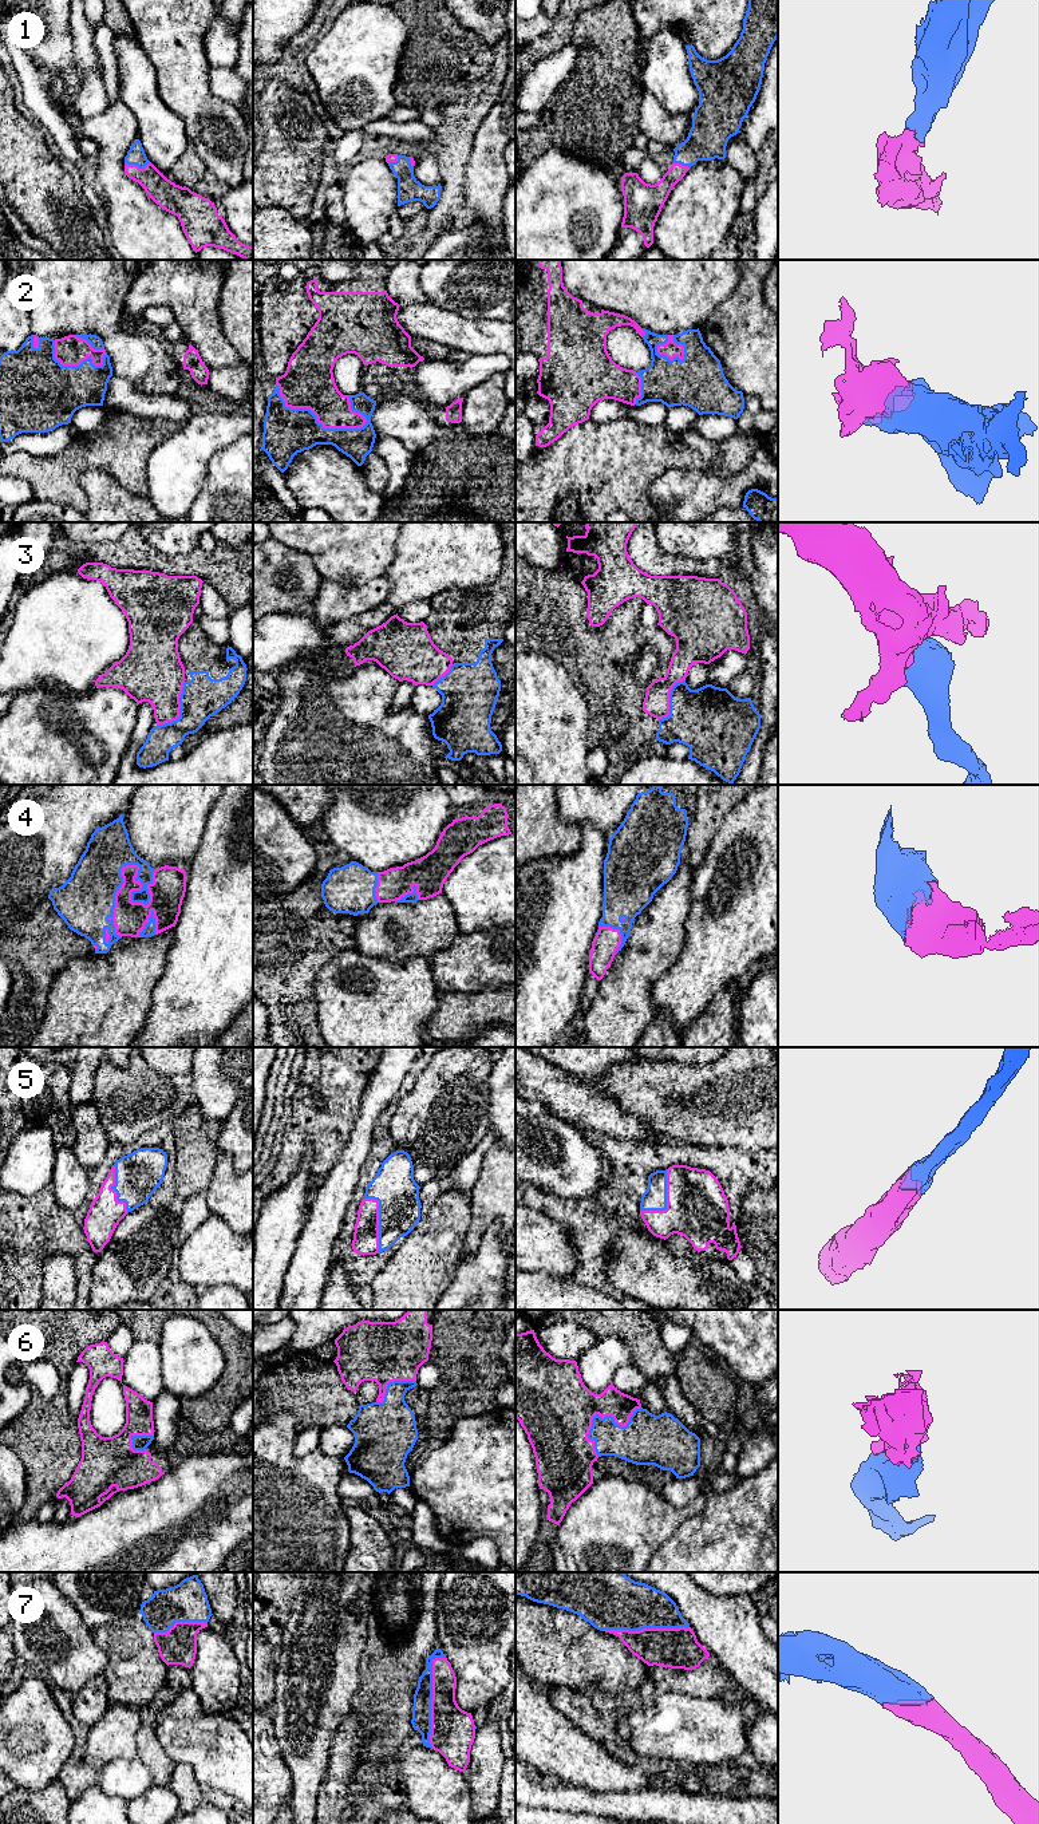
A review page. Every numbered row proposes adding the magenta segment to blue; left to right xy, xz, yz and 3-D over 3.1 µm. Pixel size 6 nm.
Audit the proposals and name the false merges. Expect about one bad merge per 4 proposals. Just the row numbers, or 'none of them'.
3

